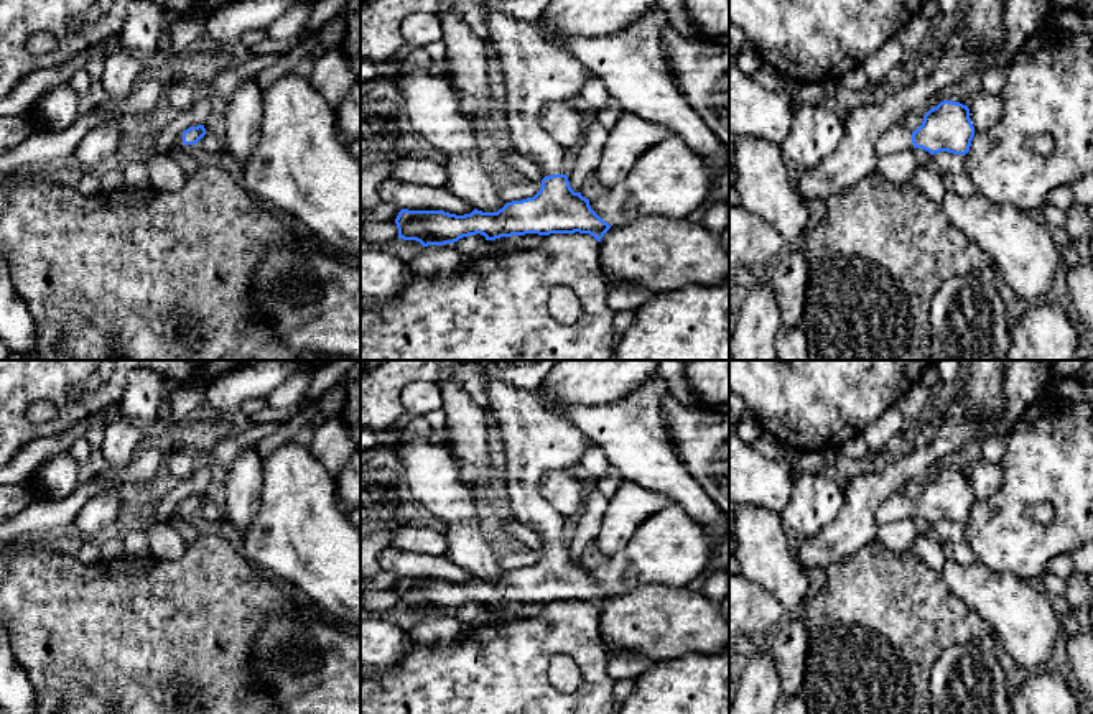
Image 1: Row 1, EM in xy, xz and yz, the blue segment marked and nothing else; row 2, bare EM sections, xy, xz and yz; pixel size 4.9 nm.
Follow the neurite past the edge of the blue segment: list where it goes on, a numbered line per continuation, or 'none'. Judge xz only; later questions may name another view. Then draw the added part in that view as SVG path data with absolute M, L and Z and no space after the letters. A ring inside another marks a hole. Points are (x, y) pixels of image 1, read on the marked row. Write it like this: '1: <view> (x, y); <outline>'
1: xz (535, 71); M487 12L487 28L487 43L497 51L497 67L505 81L505 115L500 122L504 137L545 176L563 174L565 148L540 125L540 109L548 102L579 100L584 81L593 76L591 71L570 49L548 43L535 23Z

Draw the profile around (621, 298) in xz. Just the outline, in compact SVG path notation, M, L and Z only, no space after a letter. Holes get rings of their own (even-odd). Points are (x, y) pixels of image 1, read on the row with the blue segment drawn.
M607 285L607 304L614 313L635 311L653 296L640 286Z

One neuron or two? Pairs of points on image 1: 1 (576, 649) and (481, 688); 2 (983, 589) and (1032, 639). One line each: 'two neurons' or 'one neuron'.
1: one neuron
2: one neuron

